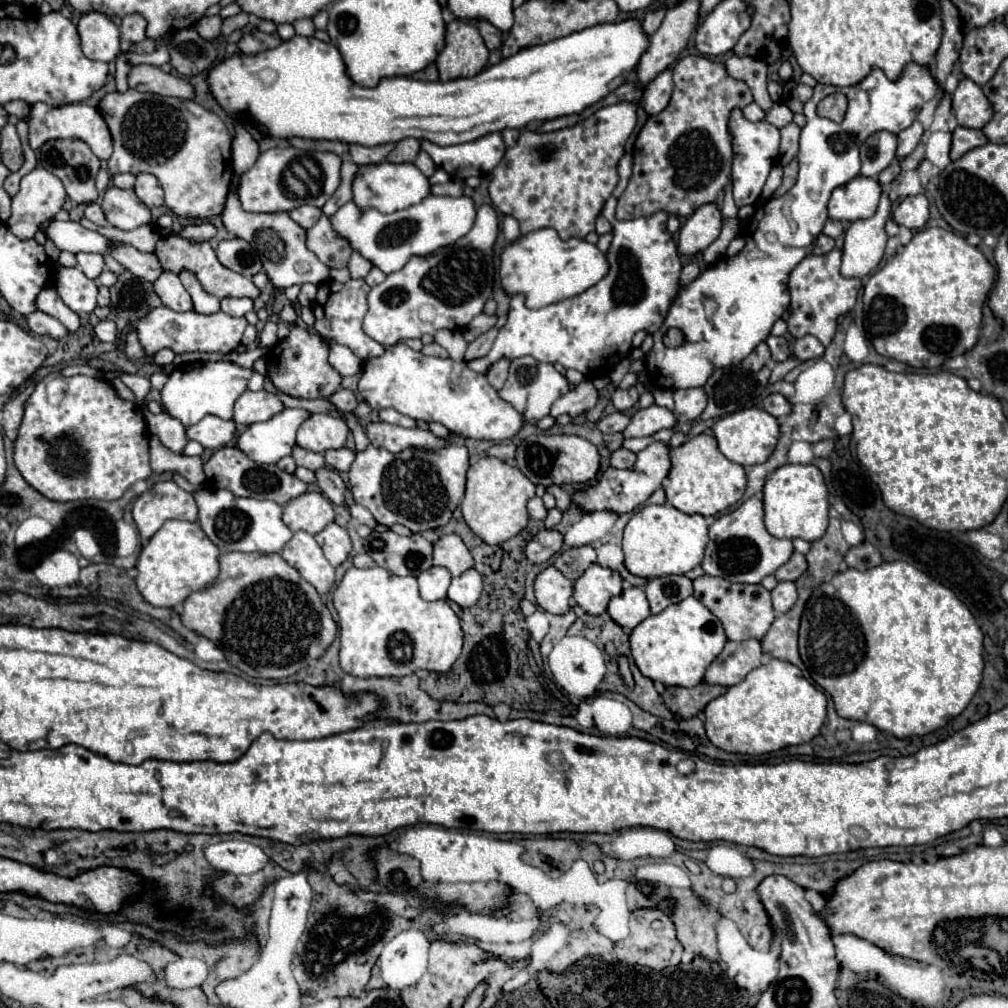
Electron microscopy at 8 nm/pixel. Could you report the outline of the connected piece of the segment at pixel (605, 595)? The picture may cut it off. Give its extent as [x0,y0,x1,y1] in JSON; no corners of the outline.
[573,563,621,613]

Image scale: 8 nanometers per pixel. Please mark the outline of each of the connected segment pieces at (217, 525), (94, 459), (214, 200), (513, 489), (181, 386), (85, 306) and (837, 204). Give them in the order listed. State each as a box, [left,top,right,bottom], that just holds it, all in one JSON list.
[[193,489,293,553],[15,373,151,501],[99,89,231,217],[459,457,535,545],[161,363,253,425],[55,263,97,315],[829,177,881,221]]

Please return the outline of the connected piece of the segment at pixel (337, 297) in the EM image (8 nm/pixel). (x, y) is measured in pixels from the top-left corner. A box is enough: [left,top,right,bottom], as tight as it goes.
[313,279,385,361]

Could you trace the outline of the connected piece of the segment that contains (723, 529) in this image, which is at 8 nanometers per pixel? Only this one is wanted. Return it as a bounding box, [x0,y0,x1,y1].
[701,495,793,583]

